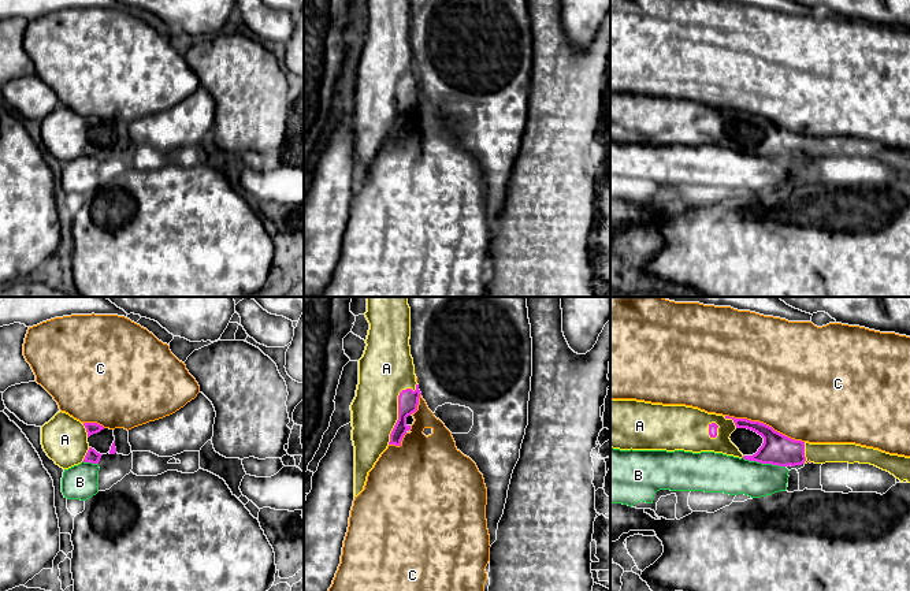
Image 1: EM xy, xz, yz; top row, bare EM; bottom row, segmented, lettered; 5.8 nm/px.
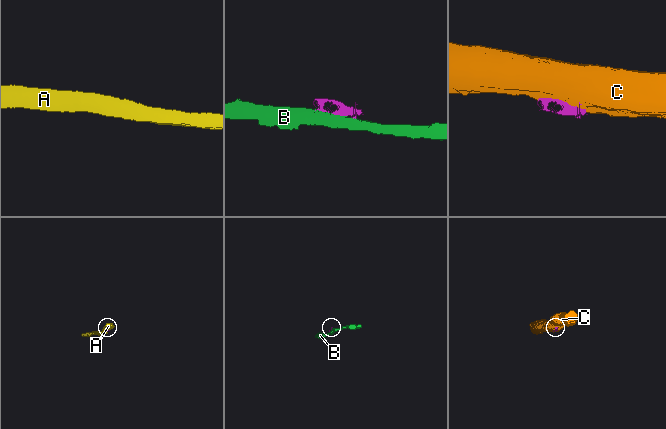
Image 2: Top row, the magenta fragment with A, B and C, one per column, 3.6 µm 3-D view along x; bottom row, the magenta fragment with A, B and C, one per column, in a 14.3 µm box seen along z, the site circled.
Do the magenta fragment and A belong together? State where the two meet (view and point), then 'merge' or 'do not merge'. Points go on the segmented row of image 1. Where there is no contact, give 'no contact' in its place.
xz (398, 408) | merge

